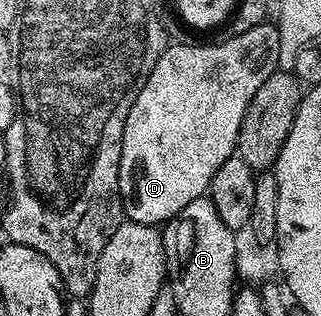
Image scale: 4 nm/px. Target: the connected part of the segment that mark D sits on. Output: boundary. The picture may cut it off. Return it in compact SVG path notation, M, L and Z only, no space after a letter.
M264 21L253 29L245 29L245 33L228 34L224 43L175 43L172 42L161 53L157 65L149 73L145 85L141 85L141 93L137 93L137 101L133 101L133 109L129 109L129 117L125 117L125 133L121 141L121 165L119 166L119 196L123 198L123 213L130 222L144 223L150 227L165 225L174 219L189 201L204 198L210 192L213 173L225 165L227 159L236 154L239 145L241 121L249 109L249 101L253 101L253 93L265 85L265 81L279 67L279 28L274 22Z

